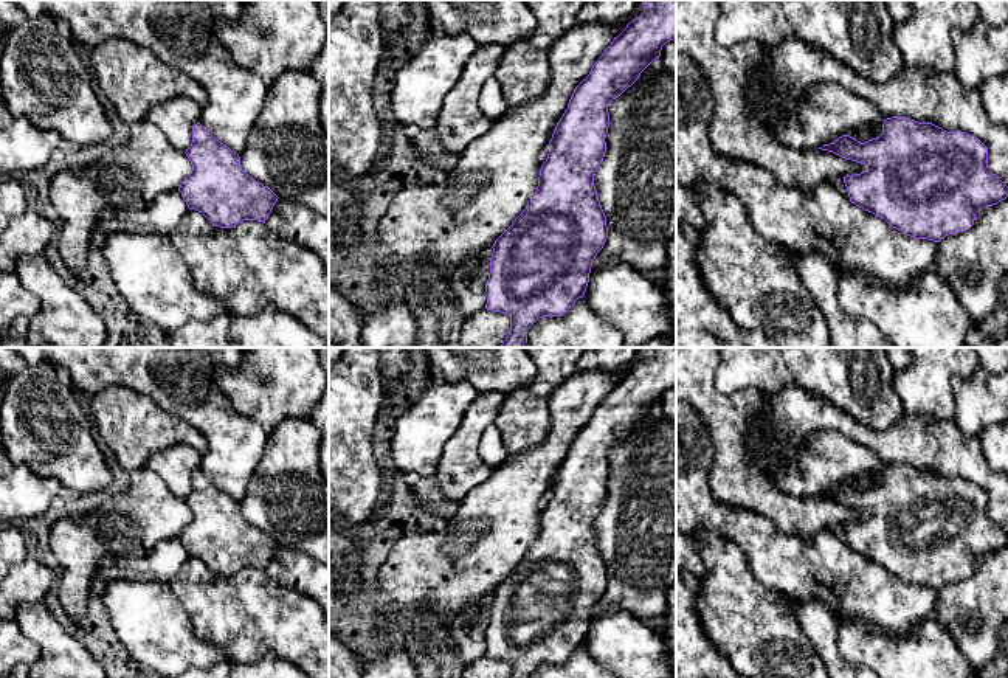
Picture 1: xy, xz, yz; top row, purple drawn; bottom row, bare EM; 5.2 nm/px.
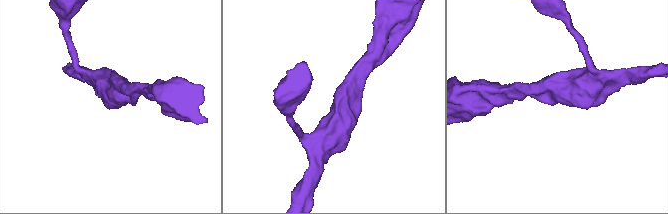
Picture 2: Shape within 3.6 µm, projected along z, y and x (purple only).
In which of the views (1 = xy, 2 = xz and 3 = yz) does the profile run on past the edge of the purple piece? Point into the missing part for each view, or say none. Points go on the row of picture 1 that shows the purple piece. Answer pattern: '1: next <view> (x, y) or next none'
1: next none
2: next none
3: next none

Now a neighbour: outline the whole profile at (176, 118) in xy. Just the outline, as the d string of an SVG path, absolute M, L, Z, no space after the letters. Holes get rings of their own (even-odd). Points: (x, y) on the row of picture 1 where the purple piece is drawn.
M178 96L152 106L144 123L157 126L172 147L186 152L192 143L192 127L200 121L200 116L202 107L195 101Z

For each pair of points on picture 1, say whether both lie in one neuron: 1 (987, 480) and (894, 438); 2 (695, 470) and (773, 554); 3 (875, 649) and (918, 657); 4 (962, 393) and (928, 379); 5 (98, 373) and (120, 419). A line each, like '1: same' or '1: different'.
1: same
2: same
3: same
4: different
5: different

